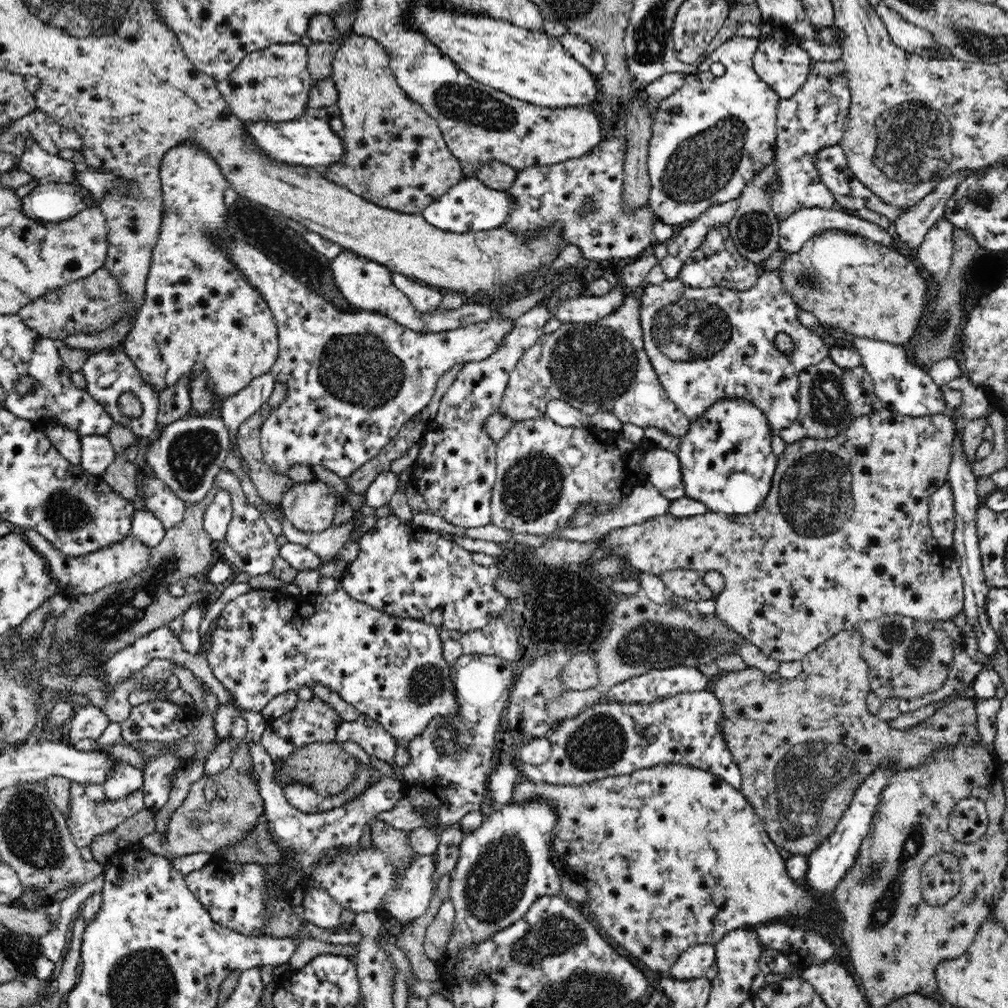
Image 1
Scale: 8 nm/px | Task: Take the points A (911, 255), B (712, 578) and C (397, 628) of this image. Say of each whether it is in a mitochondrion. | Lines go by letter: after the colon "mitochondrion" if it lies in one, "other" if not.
A: other
B: other
C: other

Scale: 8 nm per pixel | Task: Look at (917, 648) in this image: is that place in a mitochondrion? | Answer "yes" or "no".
yes

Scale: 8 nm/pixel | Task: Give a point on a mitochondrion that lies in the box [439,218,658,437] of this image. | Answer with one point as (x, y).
(595, 366)

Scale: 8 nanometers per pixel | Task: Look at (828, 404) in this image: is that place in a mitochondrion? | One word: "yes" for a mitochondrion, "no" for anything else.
yes

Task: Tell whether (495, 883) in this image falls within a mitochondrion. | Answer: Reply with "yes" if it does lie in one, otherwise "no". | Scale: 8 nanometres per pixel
yes

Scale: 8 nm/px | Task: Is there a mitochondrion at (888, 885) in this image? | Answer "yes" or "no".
yes

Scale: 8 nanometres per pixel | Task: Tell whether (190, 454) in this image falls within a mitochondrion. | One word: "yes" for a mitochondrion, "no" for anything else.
yes

